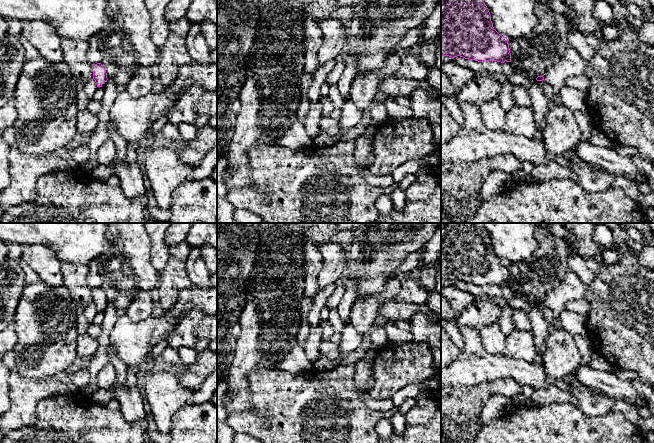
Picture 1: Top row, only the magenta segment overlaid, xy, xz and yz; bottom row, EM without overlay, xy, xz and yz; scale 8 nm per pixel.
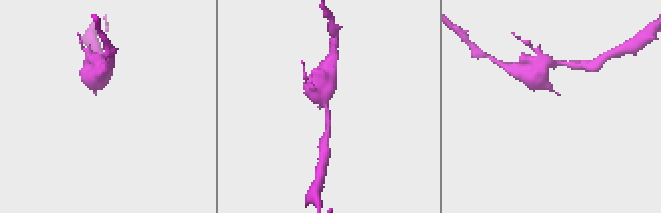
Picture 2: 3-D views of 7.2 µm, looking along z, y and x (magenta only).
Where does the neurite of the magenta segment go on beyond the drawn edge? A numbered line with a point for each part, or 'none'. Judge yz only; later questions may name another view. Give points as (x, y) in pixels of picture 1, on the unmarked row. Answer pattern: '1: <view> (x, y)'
1: yz (554, 322)

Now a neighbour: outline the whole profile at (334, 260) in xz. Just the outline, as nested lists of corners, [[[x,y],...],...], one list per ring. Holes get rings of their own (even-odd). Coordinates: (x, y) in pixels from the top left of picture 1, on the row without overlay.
[[[326,242],[319,251],[323,258],[323,268],[318,276],[319,291],[331,283],[339,283],[342,280],[346,256],[345,247],[334,242]]]

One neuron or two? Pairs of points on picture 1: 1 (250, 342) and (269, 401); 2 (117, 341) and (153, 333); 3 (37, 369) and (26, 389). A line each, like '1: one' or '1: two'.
1: two
2: one
3: two

